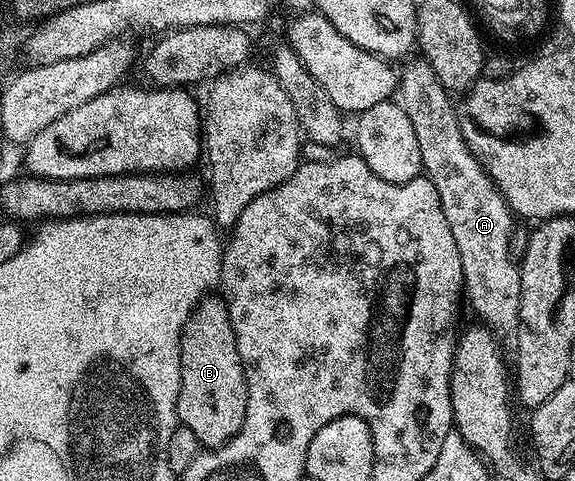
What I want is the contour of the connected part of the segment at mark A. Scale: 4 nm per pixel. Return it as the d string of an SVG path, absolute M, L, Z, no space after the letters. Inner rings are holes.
M424 57L417 58L411 58L411 63L400 71L396 95L416 131L420 154L423 157L422 170L440 193L440 205L444 209L444 217L448 217L448 229L452 229L452 241L456 241L456 249L460 253L465 298L466 295L470 298L475 311L484 318L481 320L489 322L490 330L499 340L517 340L520 330L518 314L522 296L522 272L516 259L510 256L510 238L514 235L516 216L506 203L502 191L491 181L481 159L475 157L462 136L460 115L456 110L456 103L450 100L453 99L451 92L447 91L446 86L436 77L429 61Z

